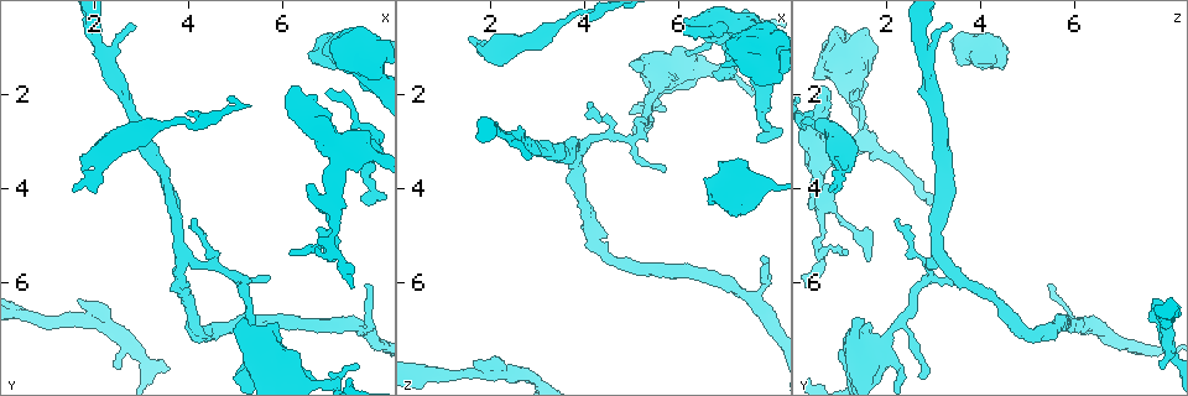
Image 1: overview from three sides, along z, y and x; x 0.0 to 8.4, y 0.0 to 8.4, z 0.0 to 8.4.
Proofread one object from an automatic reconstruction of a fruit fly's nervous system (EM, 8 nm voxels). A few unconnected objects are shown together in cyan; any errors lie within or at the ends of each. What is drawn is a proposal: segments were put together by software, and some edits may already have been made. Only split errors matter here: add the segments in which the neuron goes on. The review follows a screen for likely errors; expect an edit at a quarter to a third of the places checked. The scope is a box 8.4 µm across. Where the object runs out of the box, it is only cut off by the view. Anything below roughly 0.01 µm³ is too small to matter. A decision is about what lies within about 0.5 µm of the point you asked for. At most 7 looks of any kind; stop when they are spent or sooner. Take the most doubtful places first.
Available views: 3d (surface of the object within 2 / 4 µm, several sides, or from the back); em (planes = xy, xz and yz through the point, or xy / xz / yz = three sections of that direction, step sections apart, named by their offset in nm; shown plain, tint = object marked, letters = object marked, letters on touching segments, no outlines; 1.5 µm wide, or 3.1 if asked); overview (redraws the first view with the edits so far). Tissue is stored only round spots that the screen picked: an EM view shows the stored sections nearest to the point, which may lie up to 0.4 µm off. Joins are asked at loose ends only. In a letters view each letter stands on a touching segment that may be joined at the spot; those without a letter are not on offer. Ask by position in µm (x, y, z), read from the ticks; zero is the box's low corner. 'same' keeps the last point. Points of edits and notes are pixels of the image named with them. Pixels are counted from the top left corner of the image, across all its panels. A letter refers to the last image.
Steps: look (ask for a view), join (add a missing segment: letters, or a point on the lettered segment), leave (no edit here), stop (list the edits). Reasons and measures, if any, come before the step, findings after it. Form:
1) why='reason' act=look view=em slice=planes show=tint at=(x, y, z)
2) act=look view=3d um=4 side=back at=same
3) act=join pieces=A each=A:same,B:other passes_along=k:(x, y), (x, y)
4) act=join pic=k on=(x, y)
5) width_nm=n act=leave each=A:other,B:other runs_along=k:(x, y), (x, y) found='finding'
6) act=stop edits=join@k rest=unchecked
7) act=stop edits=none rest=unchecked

why='branch stops here' act=look view=3d um=4 at=(7.60, 7.80, 2.00)

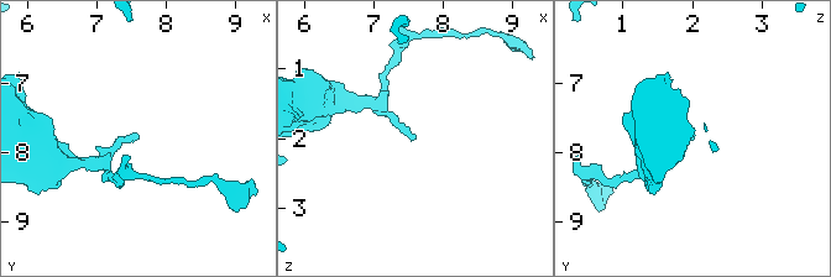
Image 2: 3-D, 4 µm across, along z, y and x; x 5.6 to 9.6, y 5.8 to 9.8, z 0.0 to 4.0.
act=look view=em slice=planes show=plain at=(7.55, 7.85, 2.00)

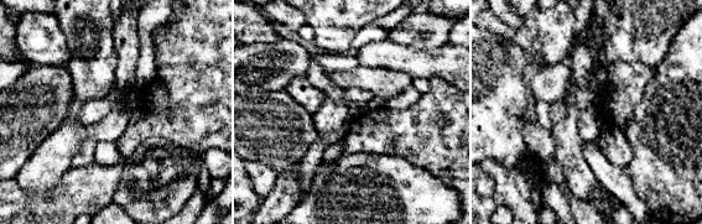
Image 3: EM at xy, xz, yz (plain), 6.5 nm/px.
act=look view=em slice=planes show=letters at=same

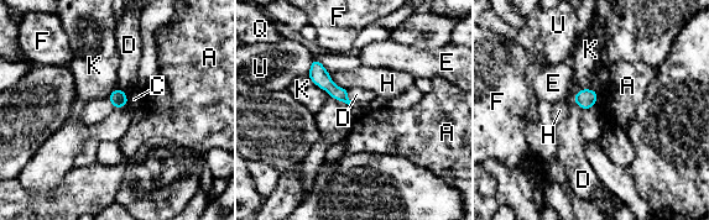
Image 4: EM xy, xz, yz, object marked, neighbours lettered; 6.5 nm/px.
width_nm=90 act=leave each=A:other,C:other,D:other,E:other,F:other,H:other,K:other,Q:other,U:other border=4:(307, 77), (330, 97) found='no lettered segment goes on from it'

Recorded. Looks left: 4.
why='tapers out' act=look view=3d um=2 at=(1.50, 4.05, 0.80)

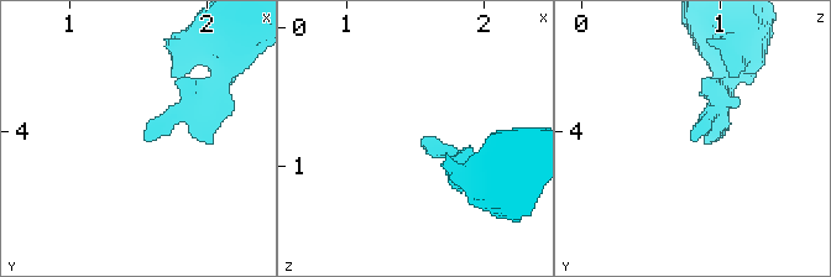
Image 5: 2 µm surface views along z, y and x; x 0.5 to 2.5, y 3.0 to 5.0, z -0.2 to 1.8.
act=look view=em slice=yz step=8 show=tint at=(1.56, 4.04, 0.80)

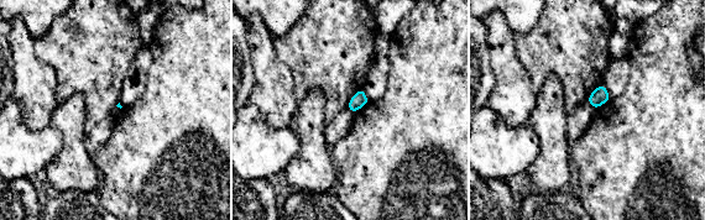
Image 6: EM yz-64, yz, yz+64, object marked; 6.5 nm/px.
act=look view=em slice=planes show=letters at=same

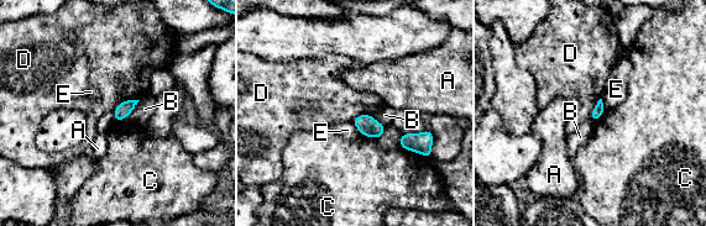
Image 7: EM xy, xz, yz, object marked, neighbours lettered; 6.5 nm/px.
act=leave each=A:other,B:other,C:other,D:other,E:other border=7:(139, 99), (125, 99), (113, 111) found='none of them fits'

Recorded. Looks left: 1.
why='an open end' act=look view=em slice=planes show=letters at=(2.80, 0.60, 3.40)

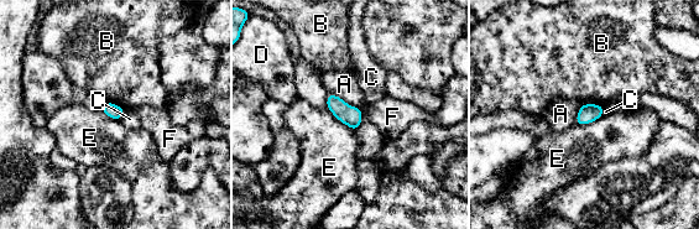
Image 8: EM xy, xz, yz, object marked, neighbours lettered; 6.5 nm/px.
width_nm=90 act=leave each=A:other,B:other,C:other,D:other,E:other,F:other border=8:(327, 107), (340, 121), (354, 130) found='no lettered segment goes on from it'

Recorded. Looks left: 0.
act=stop edits=none rest=unchecked

